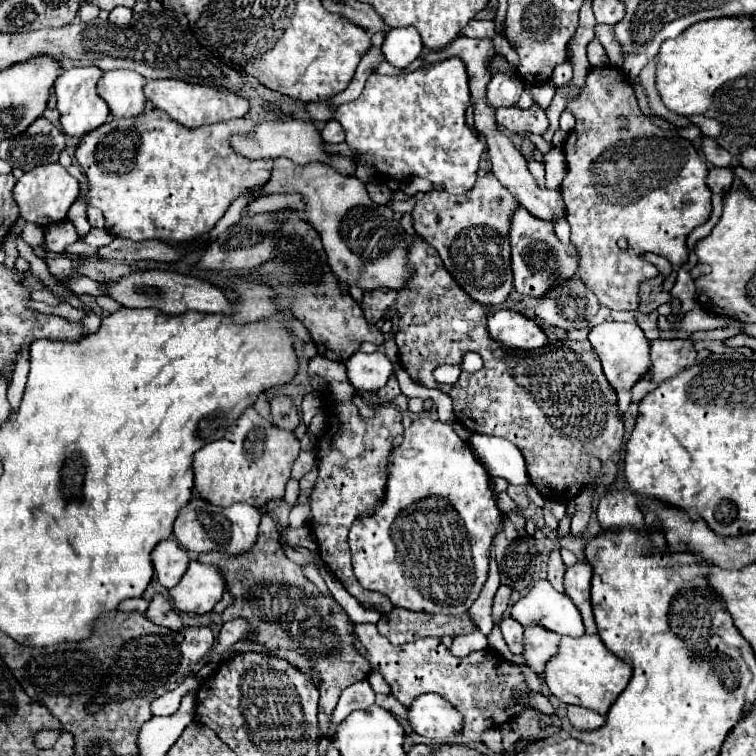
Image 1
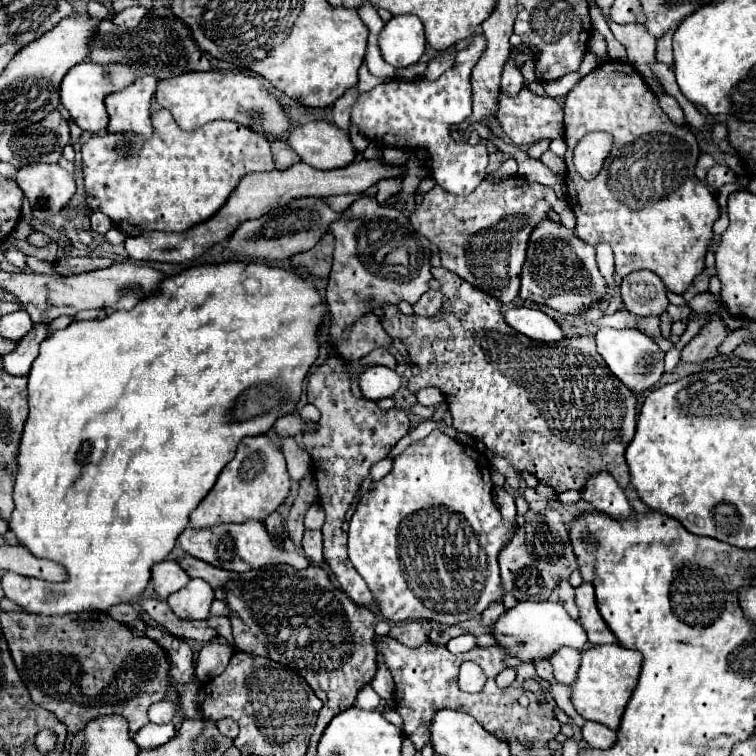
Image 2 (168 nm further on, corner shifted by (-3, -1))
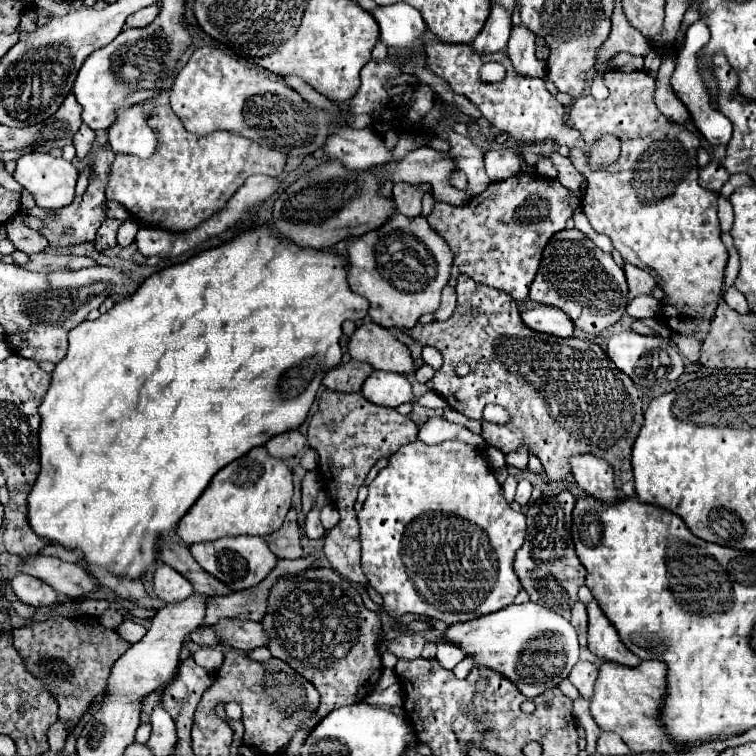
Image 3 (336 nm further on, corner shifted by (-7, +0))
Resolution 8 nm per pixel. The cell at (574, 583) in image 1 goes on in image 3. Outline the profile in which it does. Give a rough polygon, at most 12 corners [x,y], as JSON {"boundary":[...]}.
{"boundary":[[589,601],[589,651],[637,665],[597,601]]}

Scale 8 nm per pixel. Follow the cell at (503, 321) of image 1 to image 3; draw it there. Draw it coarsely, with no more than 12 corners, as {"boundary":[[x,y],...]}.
{"boundary":[[539,305],[521,313],[539,333],[569,337],[573,321],[557,307]]}

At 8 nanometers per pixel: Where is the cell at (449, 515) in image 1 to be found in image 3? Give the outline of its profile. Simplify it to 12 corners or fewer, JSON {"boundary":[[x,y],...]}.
{"boundary":[[403,445],[357,515],[383,611],[513,603],[525,515],[483,451]]}

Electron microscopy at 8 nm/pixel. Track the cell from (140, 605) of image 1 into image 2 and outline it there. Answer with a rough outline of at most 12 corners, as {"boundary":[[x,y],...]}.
{"boundary":[[117,604],[107,614],[127,626],[139,620],[131,604]]}

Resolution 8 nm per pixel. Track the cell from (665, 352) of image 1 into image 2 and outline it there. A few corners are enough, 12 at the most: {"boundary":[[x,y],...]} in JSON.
{"boundary":[[713,316],[683,348],[683,362],[705,362],[719,354],[729,330]]}

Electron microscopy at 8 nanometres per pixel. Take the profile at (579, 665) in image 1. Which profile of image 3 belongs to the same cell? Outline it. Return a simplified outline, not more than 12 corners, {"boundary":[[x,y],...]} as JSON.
{"boundary":[[603,661],[589,703],[633,753],[671,751],[665,665]]}

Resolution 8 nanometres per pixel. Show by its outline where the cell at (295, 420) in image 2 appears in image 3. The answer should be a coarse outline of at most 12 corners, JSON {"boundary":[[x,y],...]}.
{"boundary":[[299,429],[271,437],[273,457],[295,457],[305,445]]}

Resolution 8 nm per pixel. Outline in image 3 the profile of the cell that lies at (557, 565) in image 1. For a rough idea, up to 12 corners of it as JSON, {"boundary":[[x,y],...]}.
{"boundary":[[581,601],[571,609],[583,657],[587,657],[587,611]]}

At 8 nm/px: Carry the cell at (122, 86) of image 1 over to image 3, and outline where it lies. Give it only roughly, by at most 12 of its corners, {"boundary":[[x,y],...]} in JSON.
{"boundary":[[143,103],[117,109],[109,127],[115,153],[155,151]]}

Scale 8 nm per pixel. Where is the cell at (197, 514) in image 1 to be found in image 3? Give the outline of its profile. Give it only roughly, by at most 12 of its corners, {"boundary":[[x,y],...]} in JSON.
{"boundary":[[261,535],[189,547],[233,589],[251,589],[277,565]]}

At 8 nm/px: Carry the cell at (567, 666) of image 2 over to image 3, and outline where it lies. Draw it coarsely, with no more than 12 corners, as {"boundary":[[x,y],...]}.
{"boundary":[[577,661],[567,679],[585,699],[593,695],[597,665]]}

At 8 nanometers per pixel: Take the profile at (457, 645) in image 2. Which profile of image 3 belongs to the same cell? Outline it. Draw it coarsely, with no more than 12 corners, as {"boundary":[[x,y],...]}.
{"boundary":[[441,641],[437,659],[445,669],[453,669],[465,659],[459,645]]}

